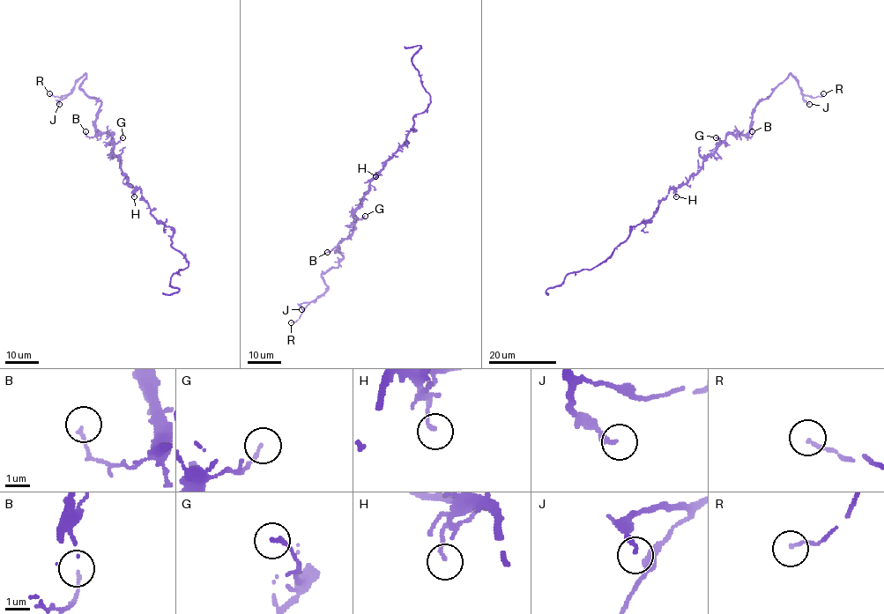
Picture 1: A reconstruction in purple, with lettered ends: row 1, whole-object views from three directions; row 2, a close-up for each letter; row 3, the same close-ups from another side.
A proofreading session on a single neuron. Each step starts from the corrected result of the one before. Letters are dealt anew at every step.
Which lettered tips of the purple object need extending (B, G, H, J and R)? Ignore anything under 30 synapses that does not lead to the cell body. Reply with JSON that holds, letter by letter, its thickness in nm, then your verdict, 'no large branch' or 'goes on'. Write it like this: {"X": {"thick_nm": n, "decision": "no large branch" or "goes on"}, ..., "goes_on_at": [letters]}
{"B": {"thick_nm": 110, "decision": "no large branch"}, "G": {"thick_nm": 150, "decision": "no large branch"}, "H": {"thick_nm": 140, "decision": "no large branch"}, "J": {"thick_nm": 220, "decision": "no large branch"}, "R": {"thick_nm": 130, "decision": "no large branch"}, "goes_on_at": []}

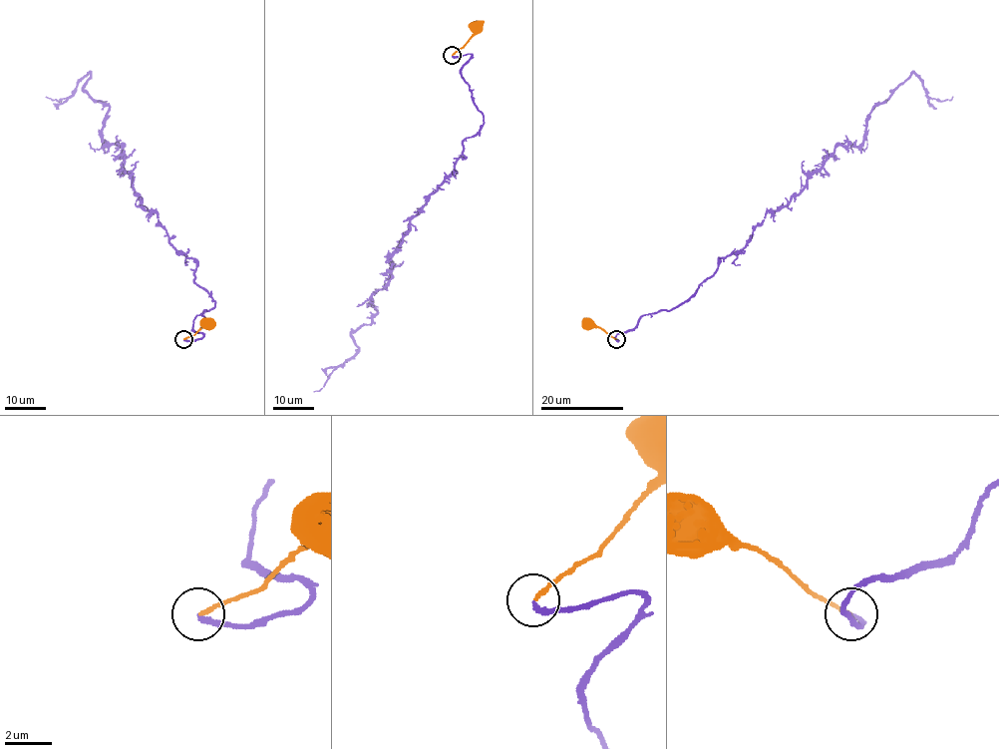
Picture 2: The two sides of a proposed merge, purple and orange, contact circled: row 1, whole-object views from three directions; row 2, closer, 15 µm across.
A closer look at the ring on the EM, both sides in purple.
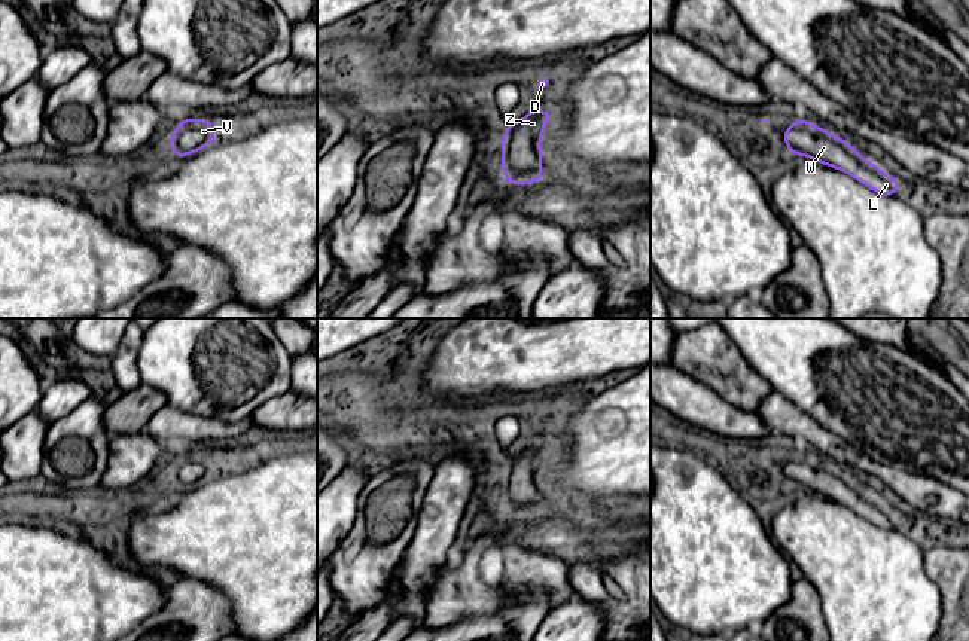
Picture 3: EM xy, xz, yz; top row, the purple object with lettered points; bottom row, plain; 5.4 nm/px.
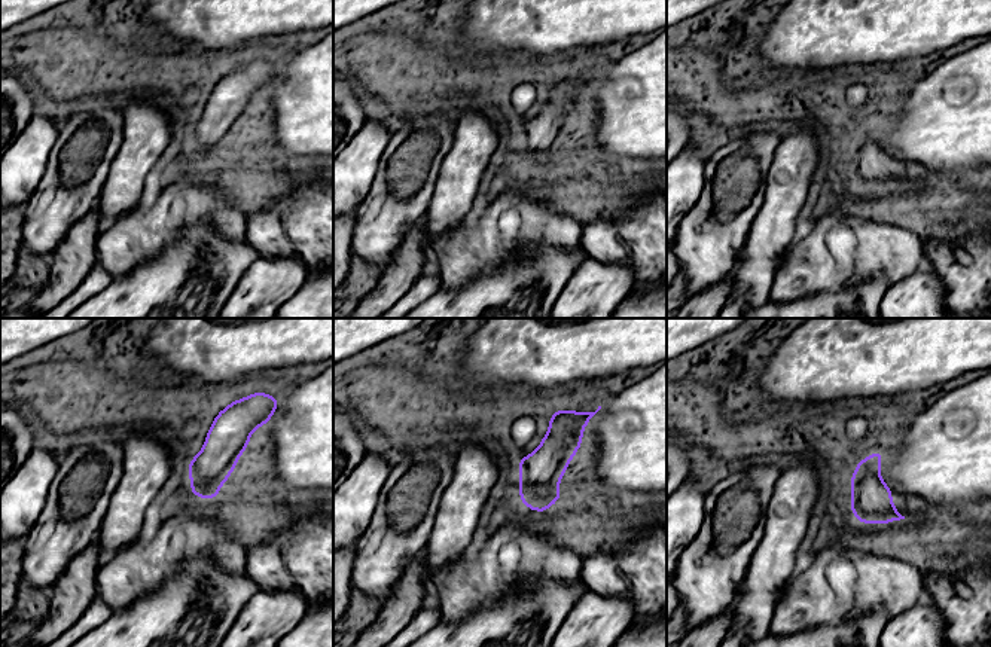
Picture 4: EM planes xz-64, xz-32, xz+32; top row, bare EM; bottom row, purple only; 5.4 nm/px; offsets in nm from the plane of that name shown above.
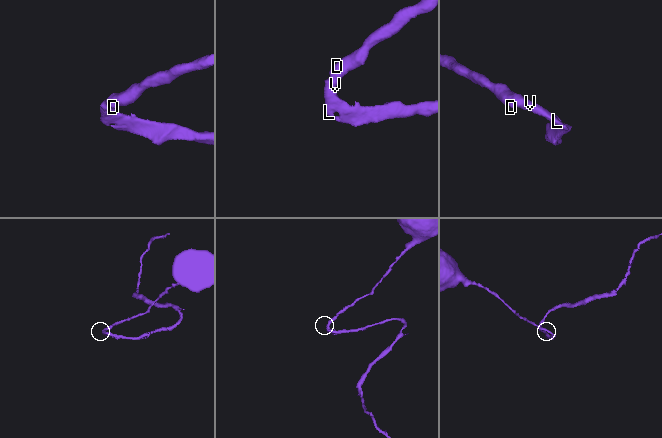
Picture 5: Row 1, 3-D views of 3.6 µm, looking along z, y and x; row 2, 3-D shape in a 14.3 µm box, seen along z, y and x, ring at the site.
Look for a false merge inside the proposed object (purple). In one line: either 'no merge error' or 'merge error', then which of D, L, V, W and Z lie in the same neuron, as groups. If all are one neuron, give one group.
no merge error; D L V W Z

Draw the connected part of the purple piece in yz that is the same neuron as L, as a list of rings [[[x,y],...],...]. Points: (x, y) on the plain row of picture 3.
[[[796,452],[783,466],[783,473],[790,488],[808,489],[816,495],[838,501],[877,526],[895,528],[902,524],[892,509],[866,494],[850,476],[805,452]]]

